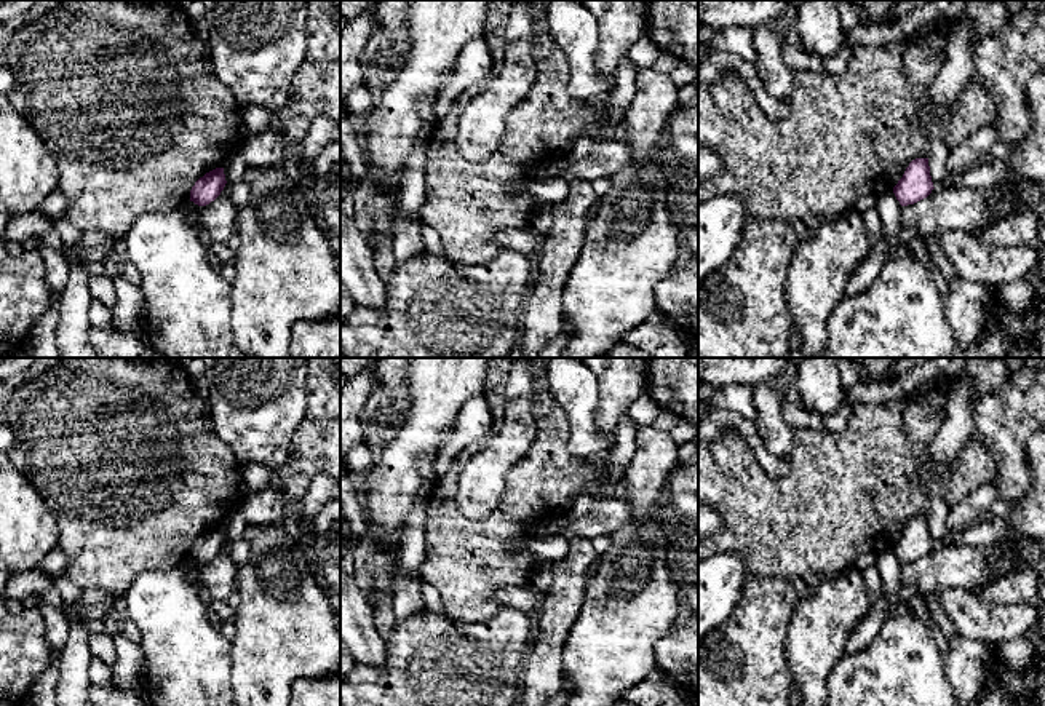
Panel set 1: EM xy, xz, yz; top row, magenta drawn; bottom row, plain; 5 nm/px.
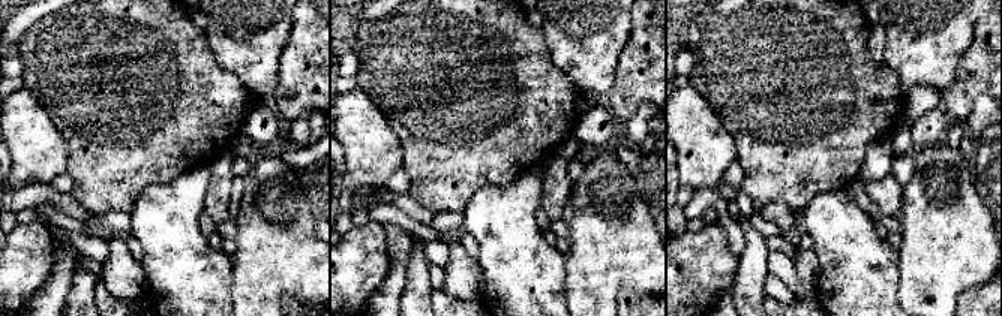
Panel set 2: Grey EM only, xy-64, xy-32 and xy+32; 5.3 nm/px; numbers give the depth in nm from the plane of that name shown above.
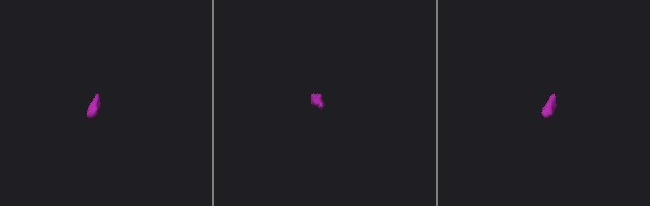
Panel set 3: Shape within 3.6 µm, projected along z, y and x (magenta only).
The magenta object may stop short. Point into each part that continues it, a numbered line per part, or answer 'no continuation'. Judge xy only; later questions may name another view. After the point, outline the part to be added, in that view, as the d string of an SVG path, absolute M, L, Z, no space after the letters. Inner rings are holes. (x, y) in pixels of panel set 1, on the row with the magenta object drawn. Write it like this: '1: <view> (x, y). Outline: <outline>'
no continuation

